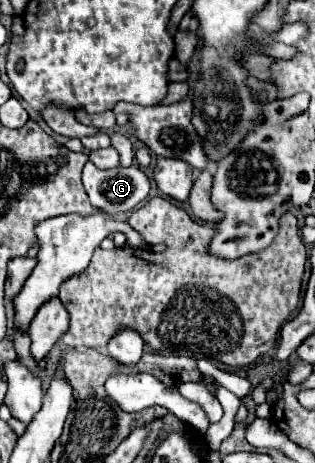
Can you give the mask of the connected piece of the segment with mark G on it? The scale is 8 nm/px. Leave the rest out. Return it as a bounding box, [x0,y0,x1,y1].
[82,162,150,216]

